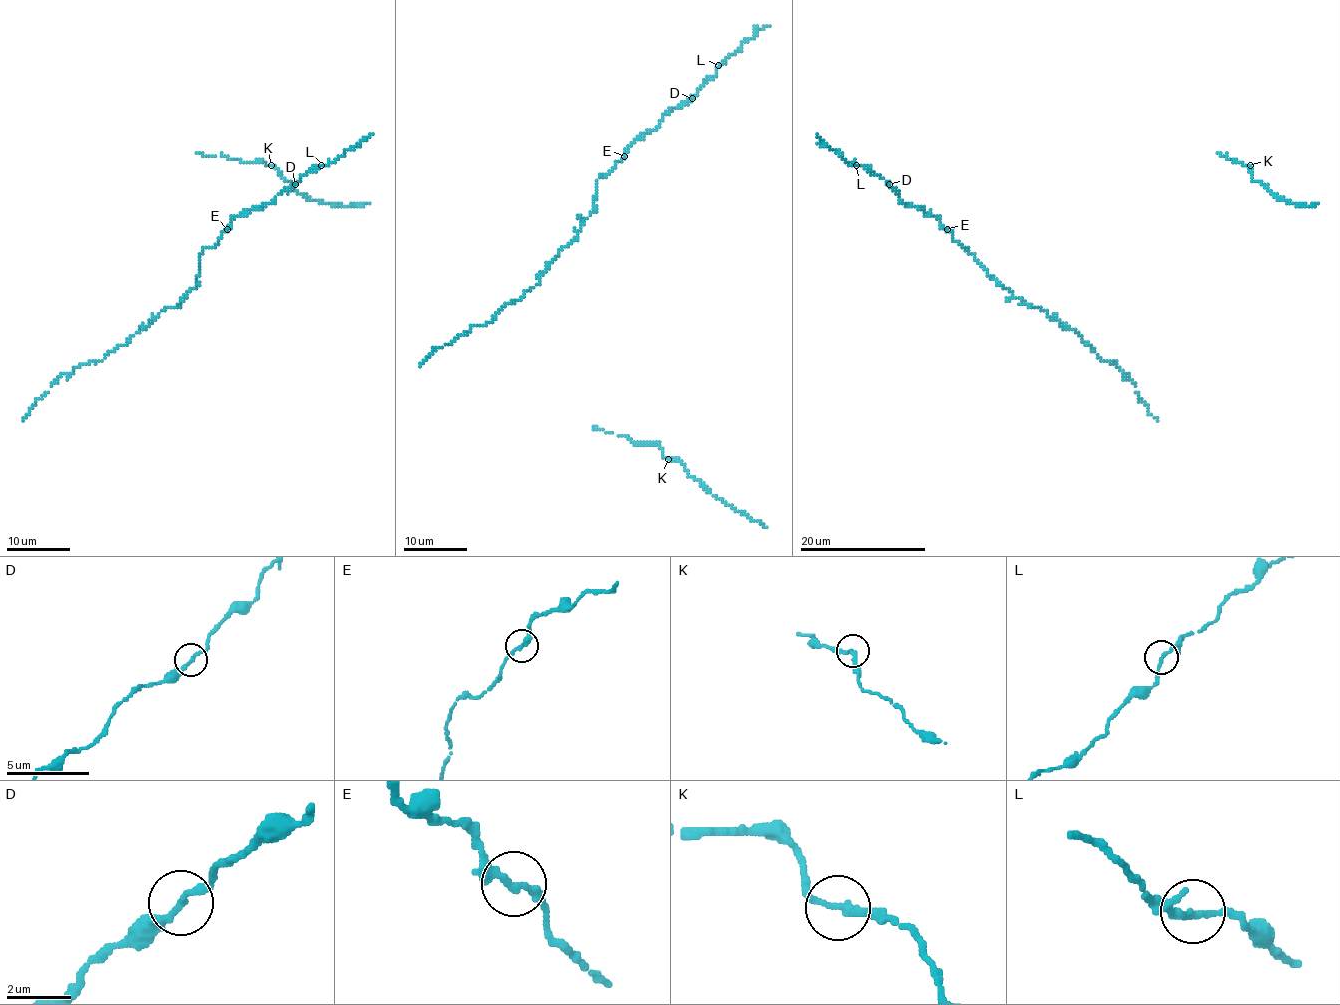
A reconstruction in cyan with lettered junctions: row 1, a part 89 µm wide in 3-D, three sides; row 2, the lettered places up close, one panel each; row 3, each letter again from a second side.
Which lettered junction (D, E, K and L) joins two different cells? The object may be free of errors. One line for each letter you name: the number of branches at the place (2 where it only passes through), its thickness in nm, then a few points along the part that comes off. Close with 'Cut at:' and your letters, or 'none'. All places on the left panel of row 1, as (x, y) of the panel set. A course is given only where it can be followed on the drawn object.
Cut at: none

